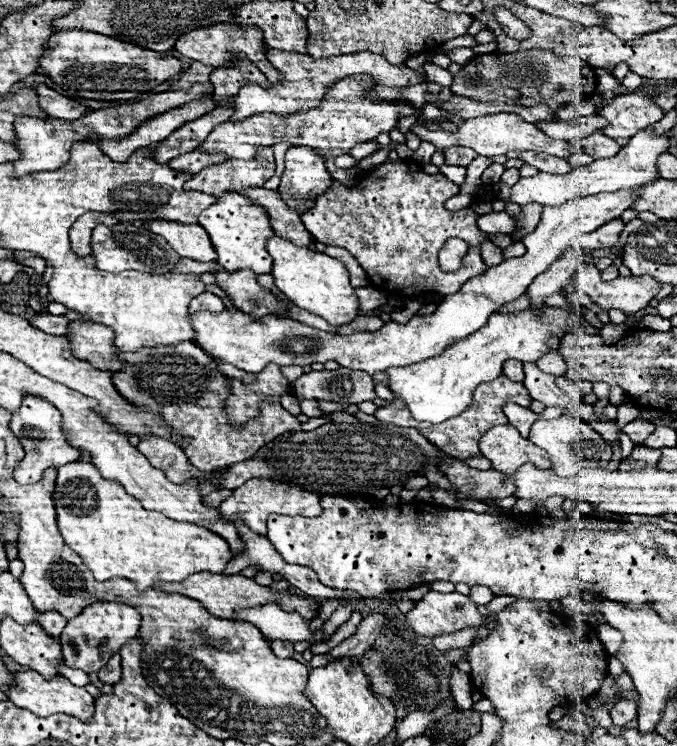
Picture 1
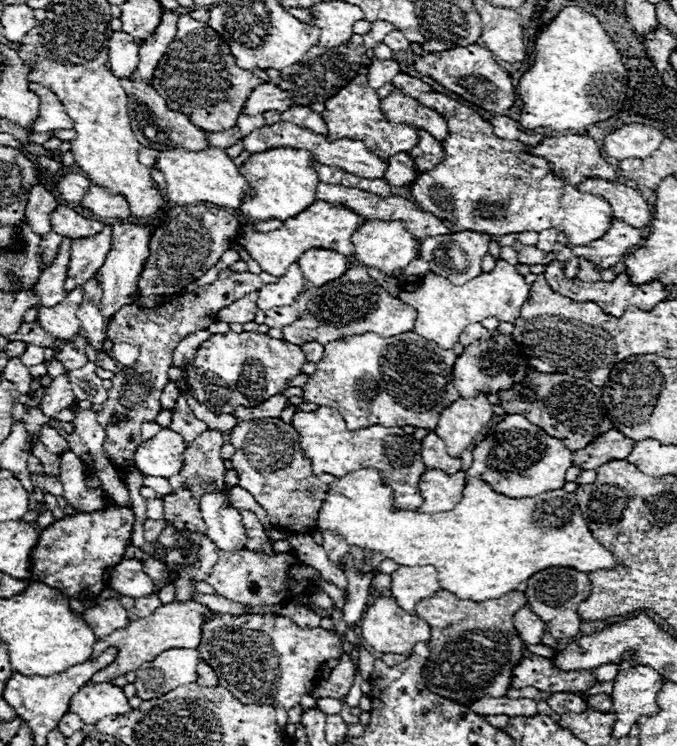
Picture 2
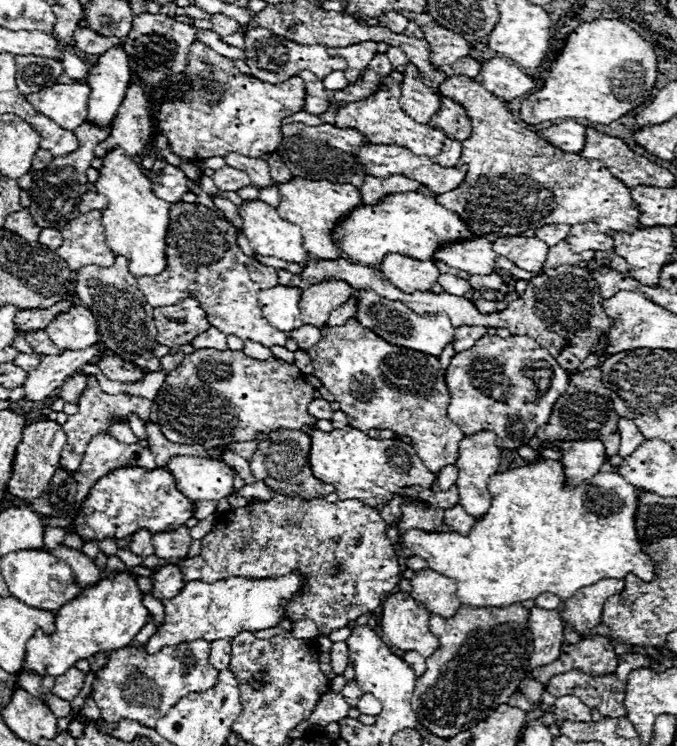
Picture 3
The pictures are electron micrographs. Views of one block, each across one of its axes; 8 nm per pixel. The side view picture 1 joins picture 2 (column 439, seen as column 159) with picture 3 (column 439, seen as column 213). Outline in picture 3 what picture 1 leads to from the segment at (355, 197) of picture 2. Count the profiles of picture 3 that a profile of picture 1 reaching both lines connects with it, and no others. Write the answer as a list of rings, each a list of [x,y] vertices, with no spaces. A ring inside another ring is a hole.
[[[476,236],[474,240],[460,240],[458,244],[450,244],[450,248],[438,248],[434,260],[468,274],[490,274],[496,270],[496,252],[492,250],[492,242],[484,236]]]

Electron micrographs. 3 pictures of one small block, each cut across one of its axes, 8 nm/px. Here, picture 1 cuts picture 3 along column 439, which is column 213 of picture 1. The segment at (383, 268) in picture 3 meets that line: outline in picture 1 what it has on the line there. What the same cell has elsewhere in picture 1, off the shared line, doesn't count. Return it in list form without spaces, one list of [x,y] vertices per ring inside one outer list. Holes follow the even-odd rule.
[[[236,270],[236,272],[212,272],[218,288],[228,296],[232,306],[252,318],[260,320],[264,316],[290,318],[288,302],[278,300],[270,290],[258,284],[258,274],[252,270]]]

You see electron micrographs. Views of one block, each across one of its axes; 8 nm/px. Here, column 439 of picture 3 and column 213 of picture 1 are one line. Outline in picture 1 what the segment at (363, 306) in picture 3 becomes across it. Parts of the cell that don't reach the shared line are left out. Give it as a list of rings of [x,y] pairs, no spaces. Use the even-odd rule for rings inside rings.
[[[636,188],[632,190],[618,190],[618,192],[604,192],[600,196],[584,196],[584,200],[572,200],[568,204],[562,204],[558,208],[544,208],[542,212],[542,220],[536,226],[536,230],[526,236],[524,246],[526,246],[526,254],[518,256],[518,258],[508,258],[498,266],[488,268],[484,274],[468,280],[464,284],[464,288],[460,288],[460,292],[452,294],[452,296],[444,296],[444,300],[440,302],[440,306],[436,308],[434,314],[430,316],[414,316],[408,324],[398,324],[398,322],[386,322],[380,330],[376,332],[354,332],[350,336],[340,336],[340,334],[332,334],[332,332],[324,332],[324,330],[316,330],[310,328],[302,322],[290,320],[290,318],[278,318],[278,316],[266,316],[266,322],[262,320],[250,320],[248,314],[244,312],[220,312],[220,314],[212,314],[212,312],[198,312],[198,314],[190,314],[190,324],[194,328],[194,342],[198,342],[200,348],[204,348],[208,354],[212,354],[214,358],[220,358],[228,364],[234,364],[240,370],[246,372],[260,372],[264,370],[268,364],[278,364],[278,366],[310,366],[314,362],[328,362],[334,360],[344,368],[350,370],[362,370],[368,372],[370,376],[376,372],[384,372],[388,368],[398,368],[398,366],[410,366],[416,364],[420,360],[428,360],[434,356],[440,356],[448,346],[452,346],[452,342],[464,340],[464,336],[476,332],[478,328],[482,328],[488,322],[488,316],[492,316],[494,312],[498,312],[500,306],[514,302],[516,298],[520,298],[526,288],[532,284],[532,280],[546,272],[552,262],[556,262],[564,250],[566,244],[576,238],[578,234],[588,234],[594,232],[598,226],[606,224],[608,220],[620,218],[620,214],[624,210],[628,210],[632,206],[632,202],[636,200]]]

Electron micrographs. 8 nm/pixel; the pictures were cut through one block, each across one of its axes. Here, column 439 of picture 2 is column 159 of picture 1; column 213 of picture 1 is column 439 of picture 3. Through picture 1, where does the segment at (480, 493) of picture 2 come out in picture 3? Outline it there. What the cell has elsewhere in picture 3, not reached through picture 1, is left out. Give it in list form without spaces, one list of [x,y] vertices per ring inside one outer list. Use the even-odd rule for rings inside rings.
[[[542,460],[524,468],[498,472],[488,480],[492,504],[488,512],[476,520],[468,536],[462,536],[458,532],[430,534],[410,528],[410,532],[406,532],[402,540],[406,548],[414,552],[414,556],[420,556],[428,562],[428,568],[456,578],[460,602],[472,608],[506,608],[516,602],[534,600],[538,594],[544,592],[550,592],[566,602],[570,596],[574,596],[574,592],[584,586],[592,586],[602,578],[624,578],[630,572],[642,580],[652,580],[654,562],[648,554],[642,552],[634,528],[634,514],[638,506],[636,488],[614,472],[600,472],[598,476],[592,476],[590,480],[574,488],[562,488],[562,480],[562,464],[556,460]]]

